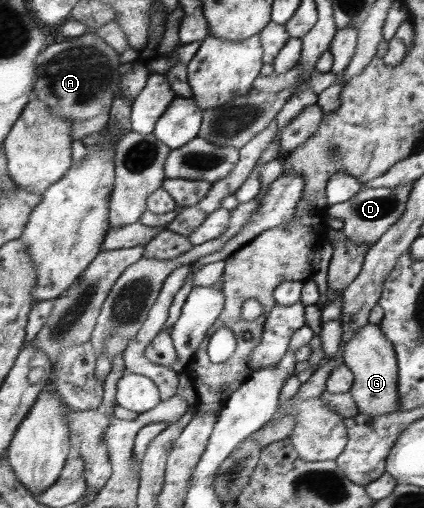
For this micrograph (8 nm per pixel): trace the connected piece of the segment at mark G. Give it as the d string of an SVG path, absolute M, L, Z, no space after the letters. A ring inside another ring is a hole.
M377 324L360 326L342 346L343 364L352 372L349 389L358 413L378 416L396 412L399 408L397 396L397 363L392 344L384 337Z

